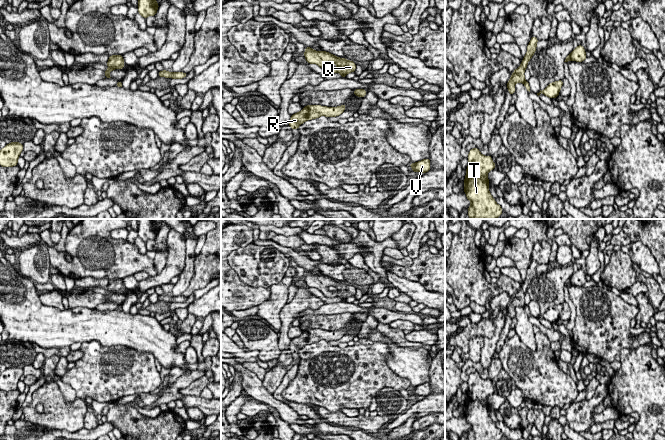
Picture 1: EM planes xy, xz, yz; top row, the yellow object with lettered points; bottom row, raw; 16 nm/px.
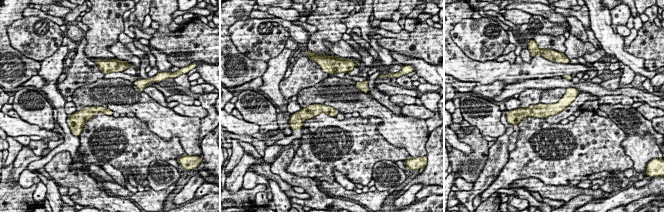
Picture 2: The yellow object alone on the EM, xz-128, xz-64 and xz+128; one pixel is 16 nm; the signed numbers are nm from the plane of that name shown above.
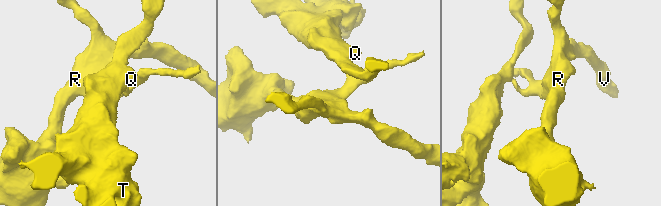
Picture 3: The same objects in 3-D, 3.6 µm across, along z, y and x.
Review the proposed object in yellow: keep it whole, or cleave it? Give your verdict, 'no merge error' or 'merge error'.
merge error

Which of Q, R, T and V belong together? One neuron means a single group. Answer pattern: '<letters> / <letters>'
Q T / R V

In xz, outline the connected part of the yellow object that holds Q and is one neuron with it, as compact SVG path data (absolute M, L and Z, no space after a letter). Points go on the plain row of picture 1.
M311 271L305 272L304 281L307 287L317 288L327 298L340 297L346 299L356 294L356 288L353 285L336 281L326 275L315 275Z

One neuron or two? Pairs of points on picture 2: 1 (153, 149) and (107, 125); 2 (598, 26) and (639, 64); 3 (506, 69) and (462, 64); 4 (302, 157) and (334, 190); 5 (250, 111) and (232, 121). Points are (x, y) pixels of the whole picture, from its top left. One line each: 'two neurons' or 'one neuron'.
1: one neuron
2: one neuron
3: one neuron
4: two neurons
5: two neurons

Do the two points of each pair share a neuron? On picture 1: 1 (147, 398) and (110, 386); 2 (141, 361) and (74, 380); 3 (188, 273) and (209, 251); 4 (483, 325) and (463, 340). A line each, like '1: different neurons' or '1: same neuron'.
1: different neurons
2: same neuron
3: different neurons
4: same neuron

